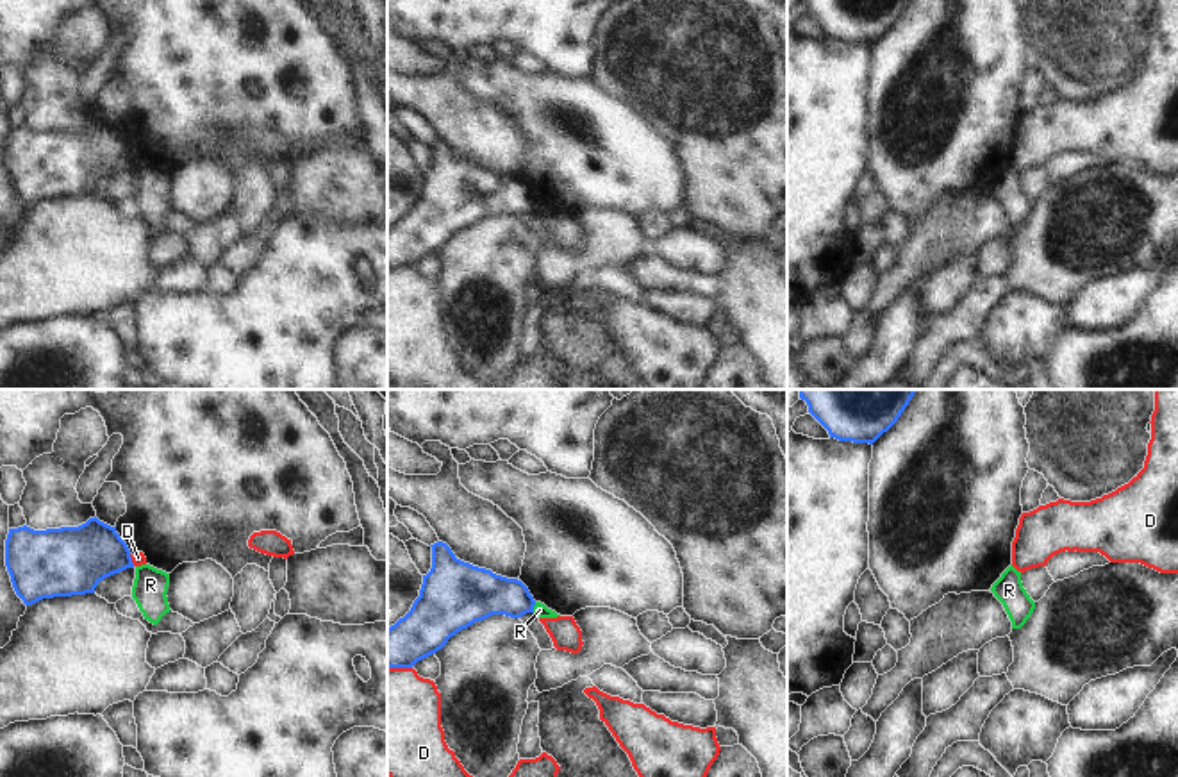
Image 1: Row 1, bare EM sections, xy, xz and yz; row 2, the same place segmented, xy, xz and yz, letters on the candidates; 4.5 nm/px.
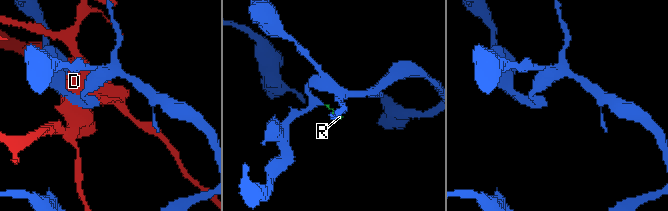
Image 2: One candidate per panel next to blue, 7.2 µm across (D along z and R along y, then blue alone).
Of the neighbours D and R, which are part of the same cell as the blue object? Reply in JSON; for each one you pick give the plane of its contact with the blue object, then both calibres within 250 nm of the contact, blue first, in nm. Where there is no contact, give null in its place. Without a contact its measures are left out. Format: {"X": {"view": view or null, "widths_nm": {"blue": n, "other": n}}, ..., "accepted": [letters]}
{"accepted": []}

